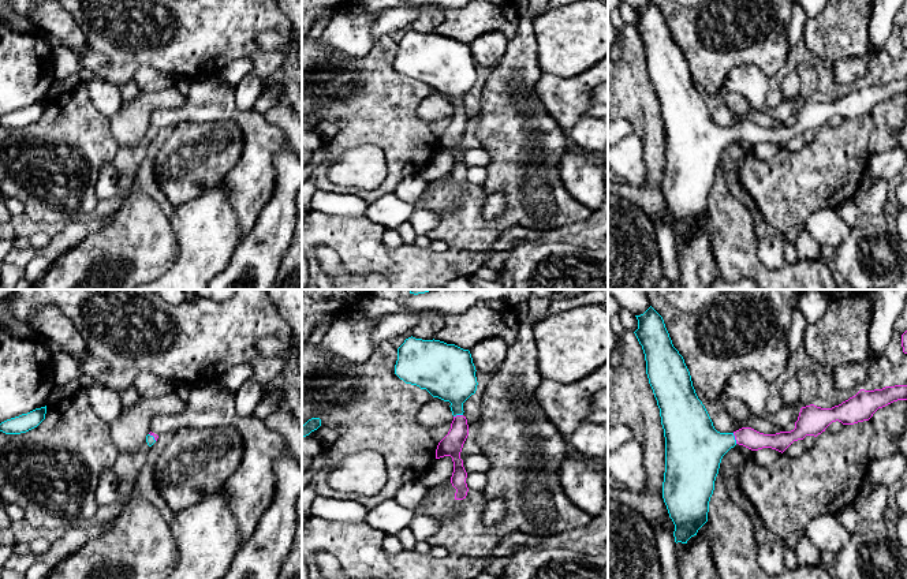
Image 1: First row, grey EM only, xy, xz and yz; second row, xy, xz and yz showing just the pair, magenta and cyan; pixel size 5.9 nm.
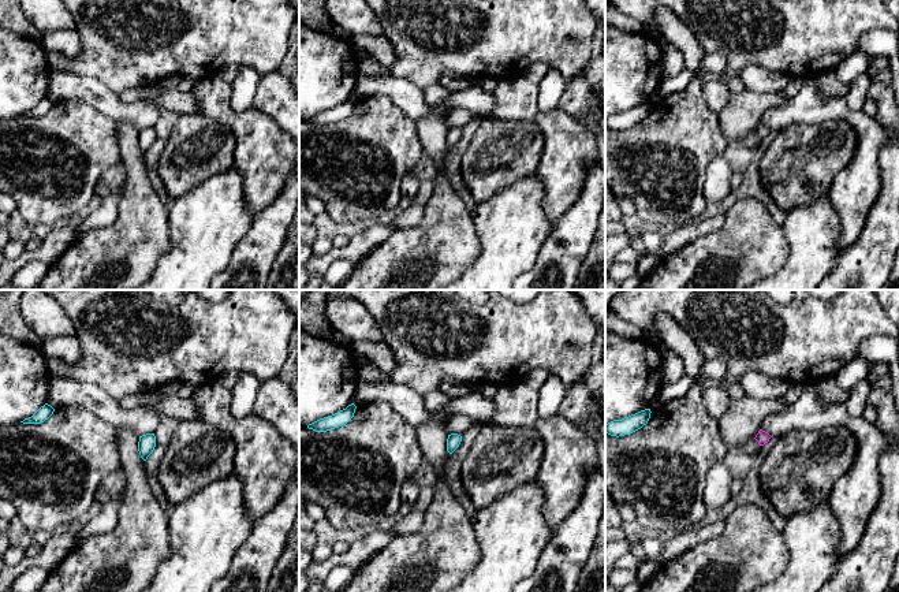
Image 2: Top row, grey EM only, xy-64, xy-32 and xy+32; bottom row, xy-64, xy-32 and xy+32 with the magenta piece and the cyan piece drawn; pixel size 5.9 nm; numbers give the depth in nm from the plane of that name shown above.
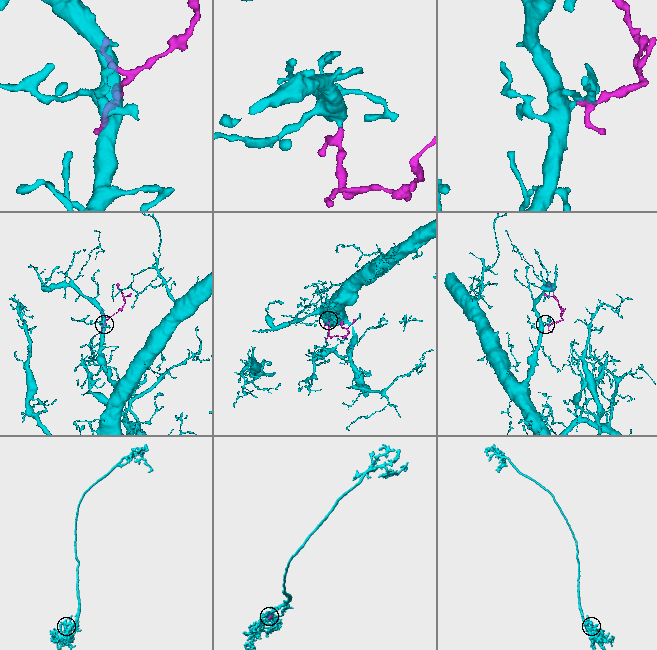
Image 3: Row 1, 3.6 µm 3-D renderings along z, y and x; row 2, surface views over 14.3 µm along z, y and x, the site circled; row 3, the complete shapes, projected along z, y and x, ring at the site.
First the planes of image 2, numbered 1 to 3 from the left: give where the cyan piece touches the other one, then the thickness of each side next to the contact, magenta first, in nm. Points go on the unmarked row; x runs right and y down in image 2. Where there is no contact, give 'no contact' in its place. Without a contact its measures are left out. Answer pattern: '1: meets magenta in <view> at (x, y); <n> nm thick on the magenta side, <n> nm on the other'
1: no contact
2: no contact
3: no contact

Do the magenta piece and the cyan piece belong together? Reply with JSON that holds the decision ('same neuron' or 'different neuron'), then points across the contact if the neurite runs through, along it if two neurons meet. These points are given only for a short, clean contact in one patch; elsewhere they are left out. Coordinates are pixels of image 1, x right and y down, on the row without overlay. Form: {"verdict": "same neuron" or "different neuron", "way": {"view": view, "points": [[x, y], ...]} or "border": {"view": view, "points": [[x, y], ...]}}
{"verdict": "same neuron", "way": {"view": "yz", "points": [[747, 131], [735, 133], [694, 142]]}}

